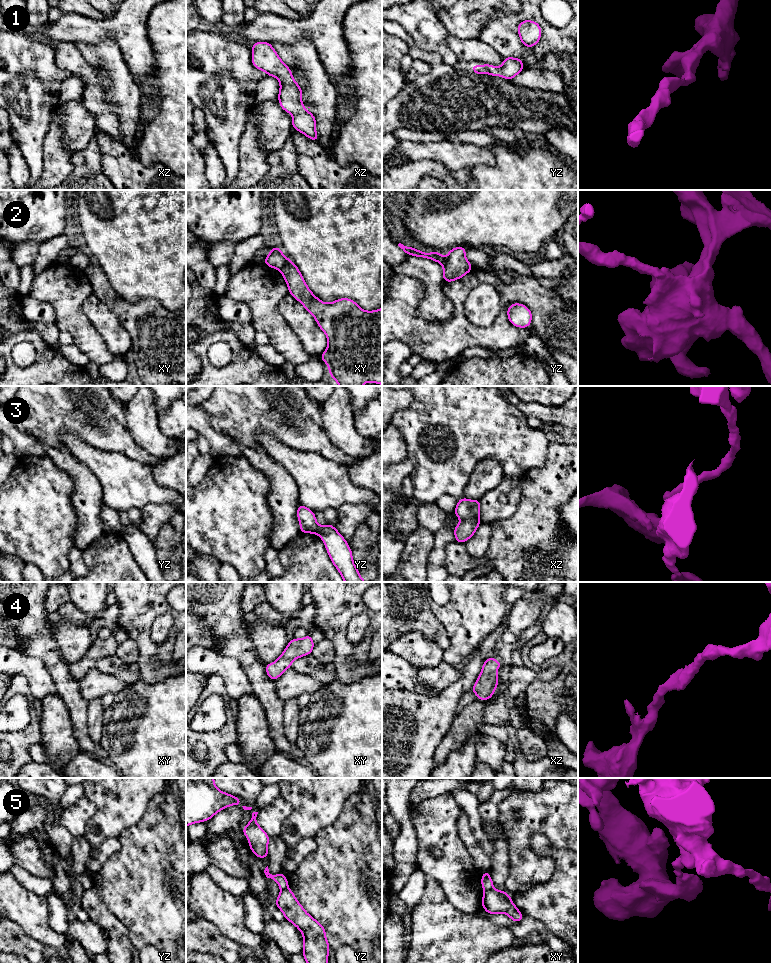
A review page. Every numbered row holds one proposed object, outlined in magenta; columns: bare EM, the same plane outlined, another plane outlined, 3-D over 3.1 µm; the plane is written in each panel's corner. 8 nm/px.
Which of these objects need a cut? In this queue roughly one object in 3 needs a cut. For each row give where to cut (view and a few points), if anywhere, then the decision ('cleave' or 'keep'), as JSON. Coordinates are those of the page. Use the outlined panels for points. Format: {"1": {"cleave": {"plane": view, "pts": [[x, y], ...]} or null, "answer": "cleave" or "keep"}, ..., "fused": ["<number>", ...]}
{"1": {"cleave": null, "answer": "keep"}, "2": {"cleave": {"plane": "xy", "pts": [[287, 258], [279, 269]]}, "answer": "cleave"}, "3": {"cleave": {"plane": "xz", "pts": [[477, 517], [461, 520]]}, "answer": "cleave"}, "4": {"cleave": null, "answer": "keep"}, "5": {"cleave": {"plane": "xy", "pts": [[492, 886], [484, 891]]}, "answer": "cleave"}, "fused": ["2", "3", "5"]}

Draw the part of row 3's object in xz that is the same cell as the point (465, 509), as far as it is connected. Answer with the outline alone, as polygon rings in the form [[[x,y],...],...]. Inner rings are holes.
[[[461,498],[457,503],[454,513],[461,520],[478,518],[480,515],[480,500]]]

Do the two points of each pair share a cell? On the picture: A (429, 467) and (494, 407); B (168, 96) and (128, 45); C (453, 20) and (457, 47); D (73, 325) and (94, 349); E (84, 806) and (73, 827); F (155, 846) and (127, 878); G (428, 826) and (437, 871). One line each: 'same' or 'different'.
A: same
B: different
C: different
D: same
E: same
F: same
G: same

